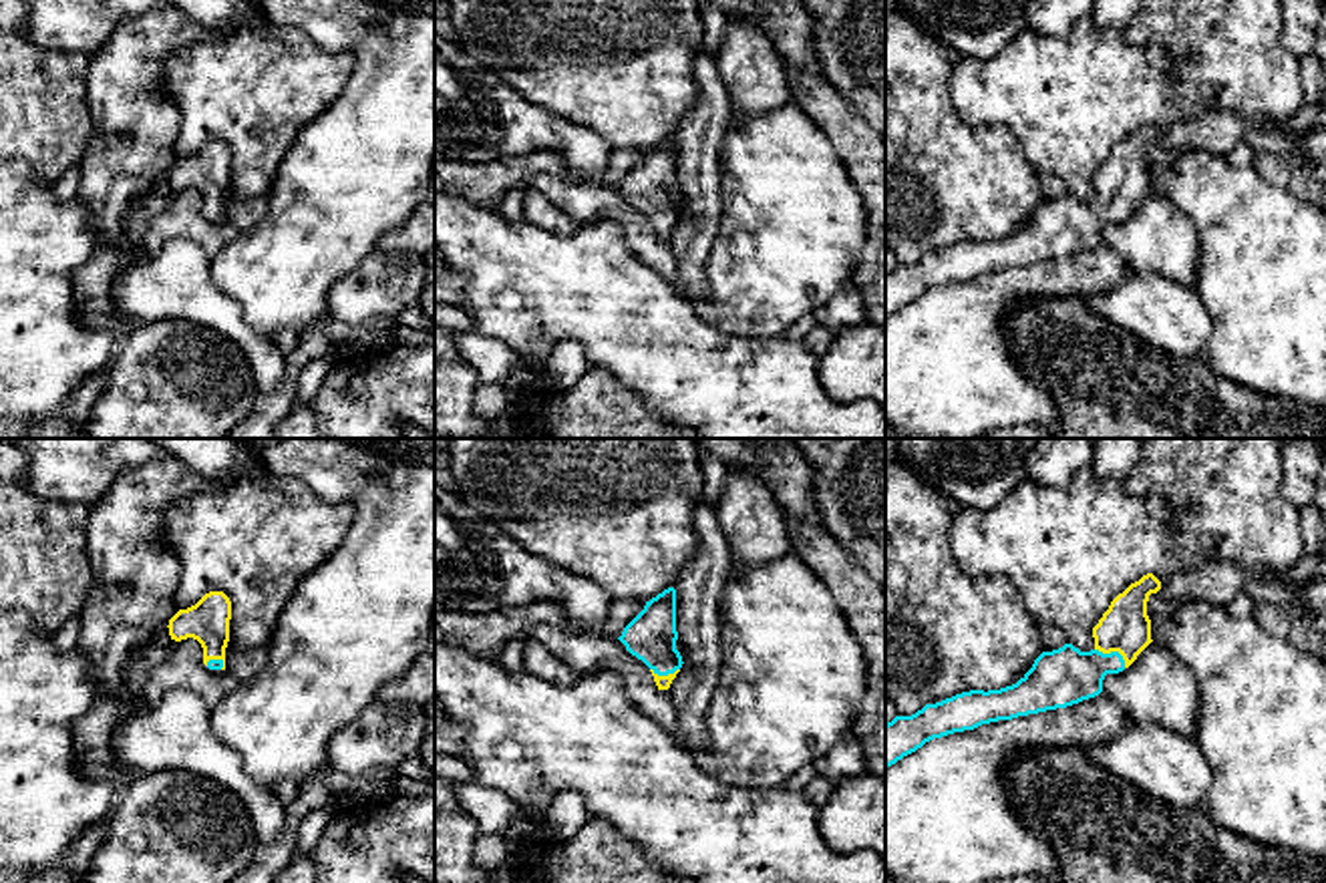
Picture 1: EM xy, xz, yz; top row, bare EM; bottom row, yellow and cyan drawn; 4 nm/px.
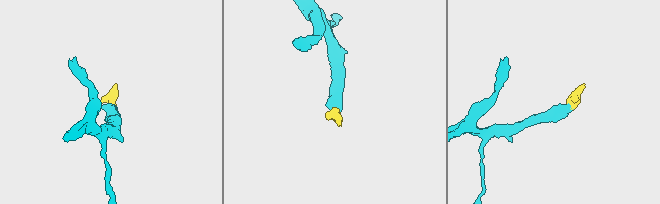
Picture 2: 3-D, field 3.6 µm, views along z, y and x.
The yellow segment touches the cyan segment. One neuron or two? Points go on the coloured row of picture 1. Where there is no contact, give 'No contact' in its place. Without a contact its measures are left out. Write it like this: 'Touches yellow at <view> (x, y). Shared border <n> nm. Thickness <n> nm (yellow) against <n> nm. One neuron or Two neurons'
Touches yellow at yz (1113, 650). Shared border 150 nm. Thickness 200 nm (yellow) against 240 nm. One neuron

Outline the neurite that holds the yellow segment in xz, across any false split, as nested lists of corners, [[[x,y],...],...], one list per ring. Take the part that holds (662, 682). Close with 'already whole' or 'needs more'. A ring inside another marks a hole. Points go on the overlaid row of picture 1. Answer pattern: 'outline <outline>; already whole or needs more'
outline [[[668,587],[646,601],[618,640],[650,668],[658,690],[668,690],[684,664],[676,650],[676,589]]]; needs more

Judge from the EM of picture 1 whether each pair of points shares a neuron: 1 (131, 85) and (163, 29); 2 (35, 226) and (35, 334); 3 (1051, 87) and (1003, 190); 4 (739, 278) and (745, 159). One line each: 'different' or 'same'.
1: same
2: same
3: different
4: same

